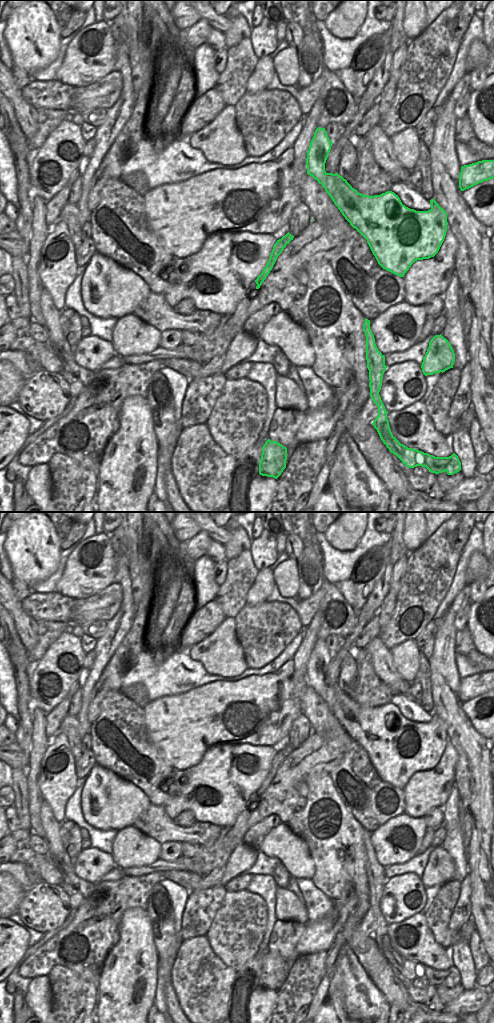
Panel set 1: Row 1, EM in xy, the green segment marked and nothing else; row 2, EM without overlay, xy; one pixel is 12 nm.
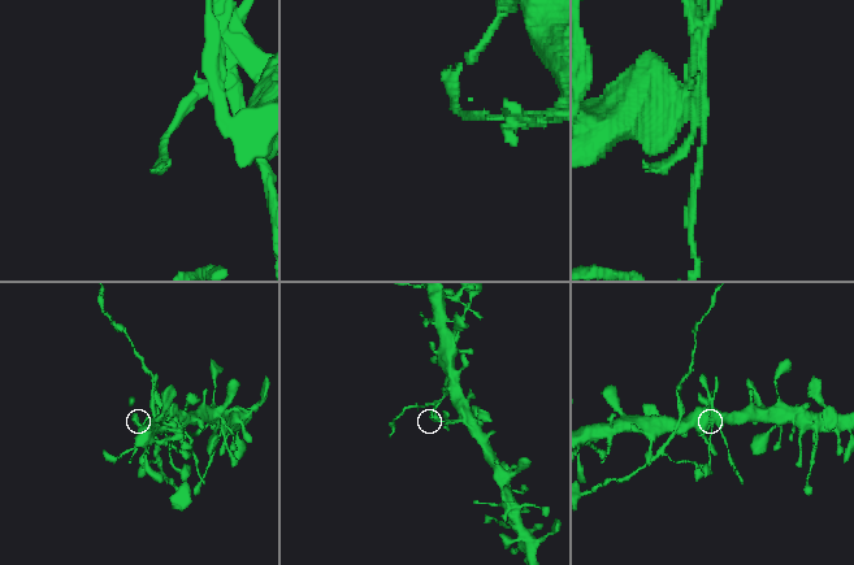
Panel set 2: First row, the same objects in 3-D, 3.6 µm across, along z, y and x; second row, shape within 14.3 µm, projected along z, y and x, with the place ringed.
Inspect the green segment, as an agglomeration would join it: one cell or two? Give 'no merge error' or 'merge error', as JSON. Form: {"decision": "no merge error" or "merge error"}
{"decision": "merge error"}

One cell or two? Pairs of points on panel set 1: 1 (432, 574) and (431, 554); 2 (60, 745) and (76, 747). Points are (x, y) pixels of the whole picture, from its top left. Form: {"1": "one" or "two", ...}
{"1": "two", "2": "two"}

